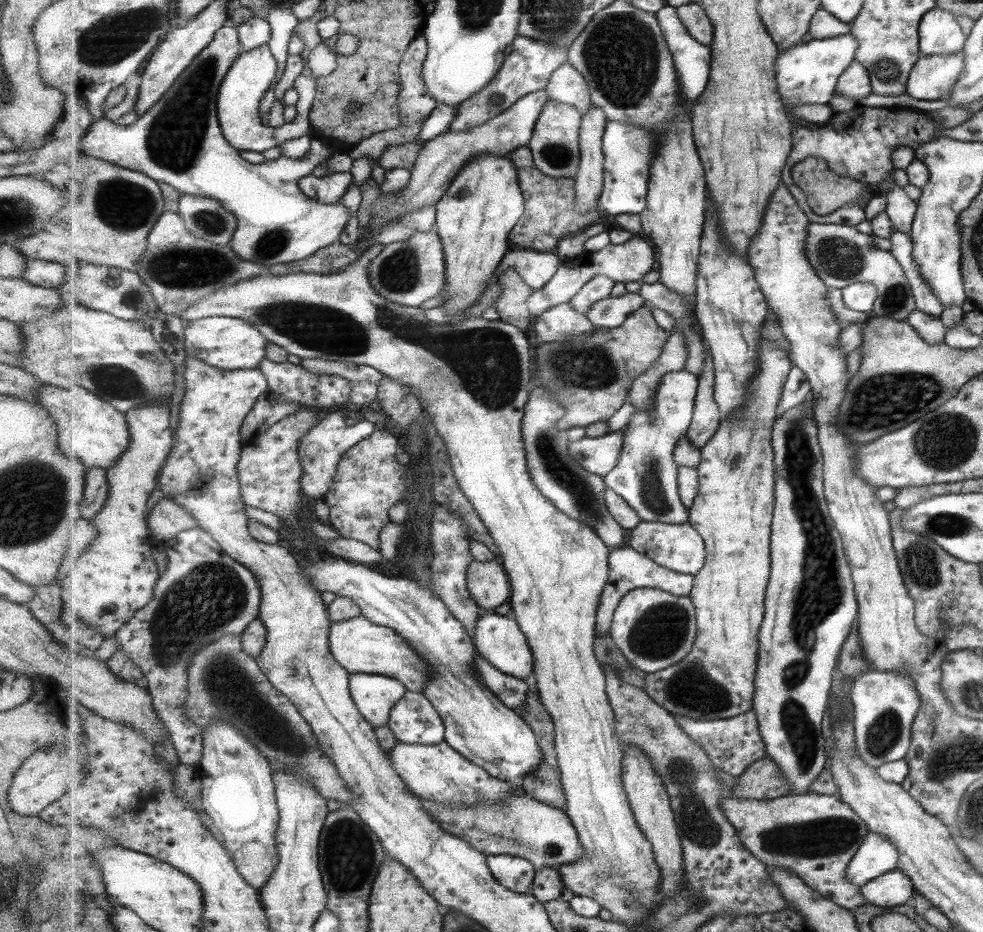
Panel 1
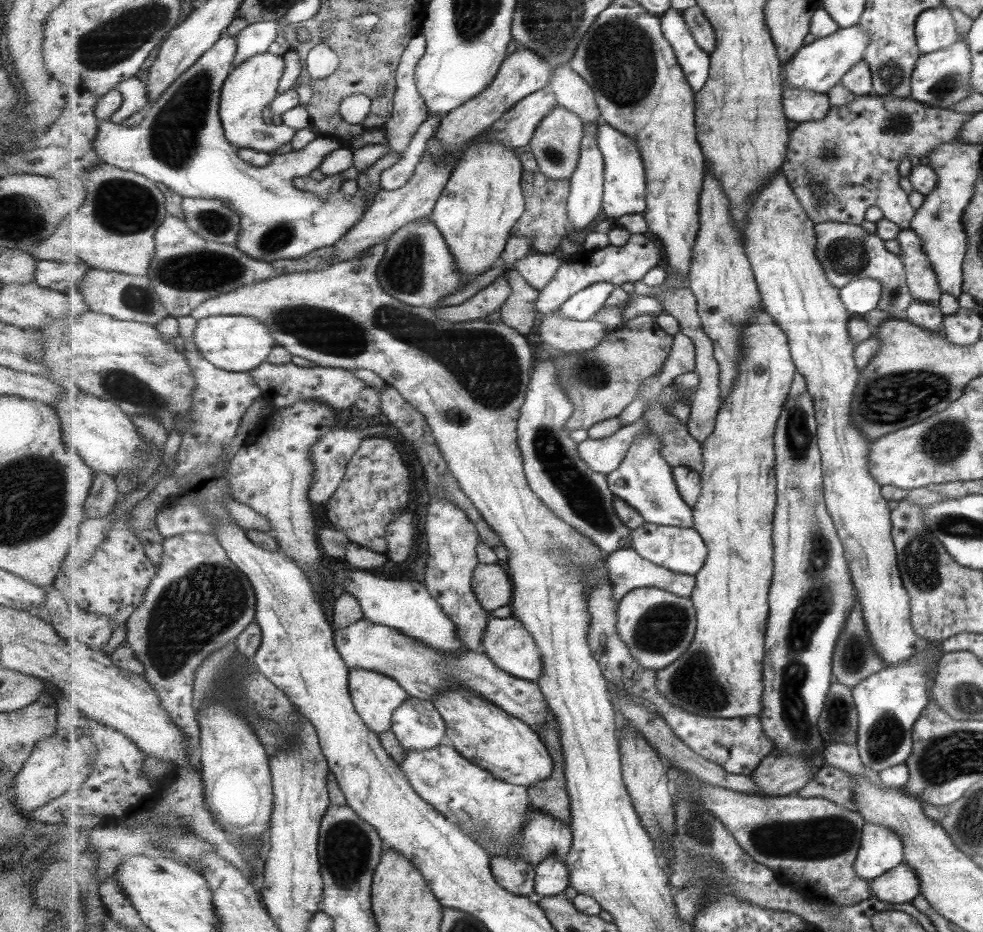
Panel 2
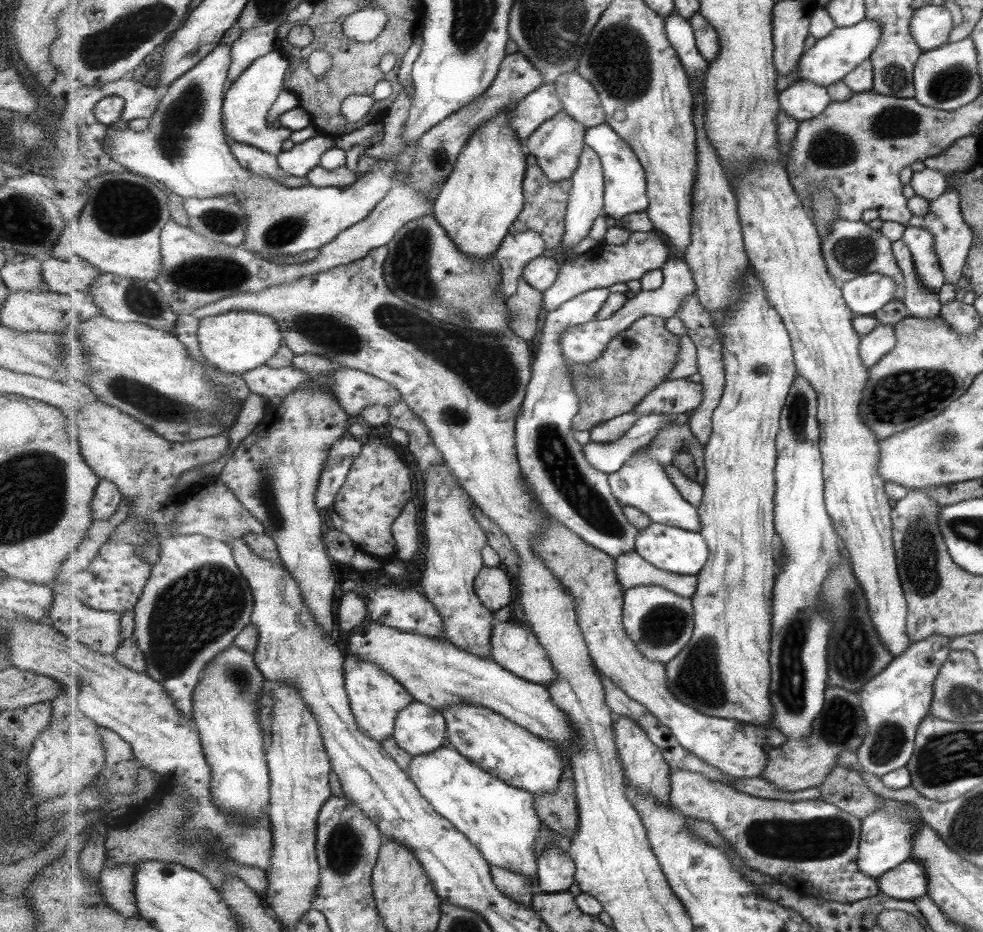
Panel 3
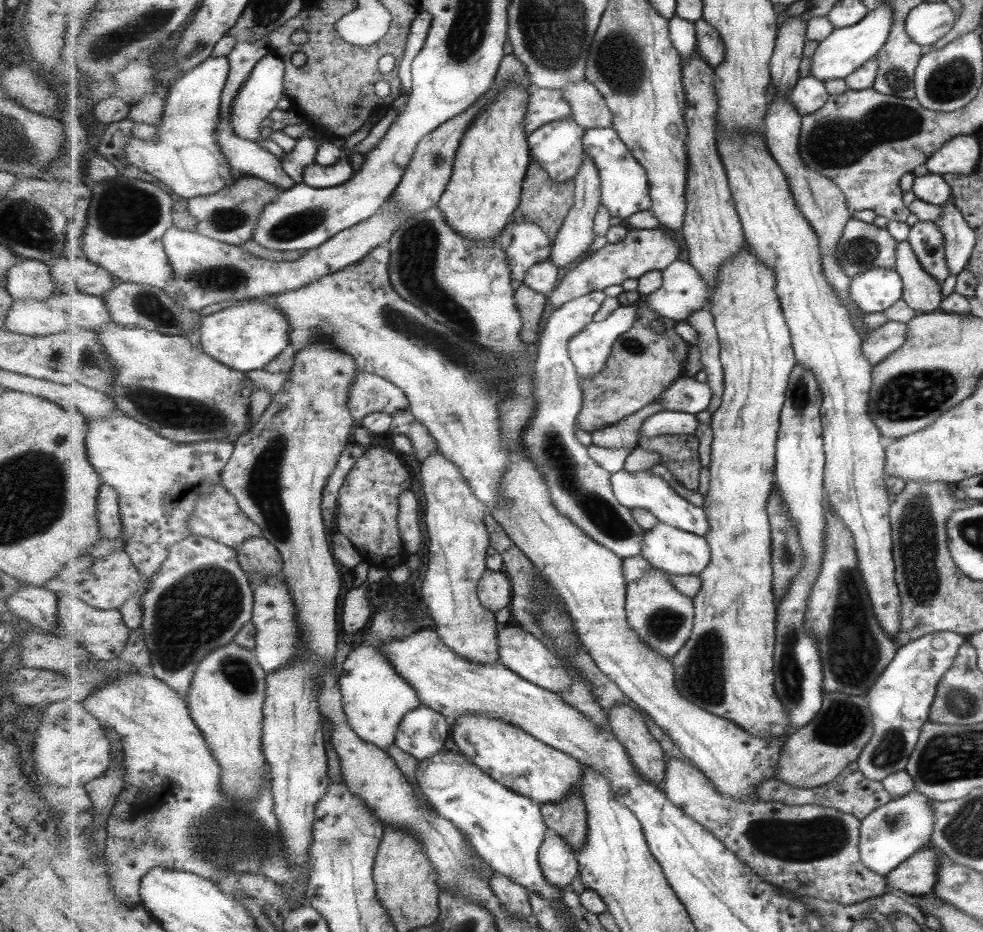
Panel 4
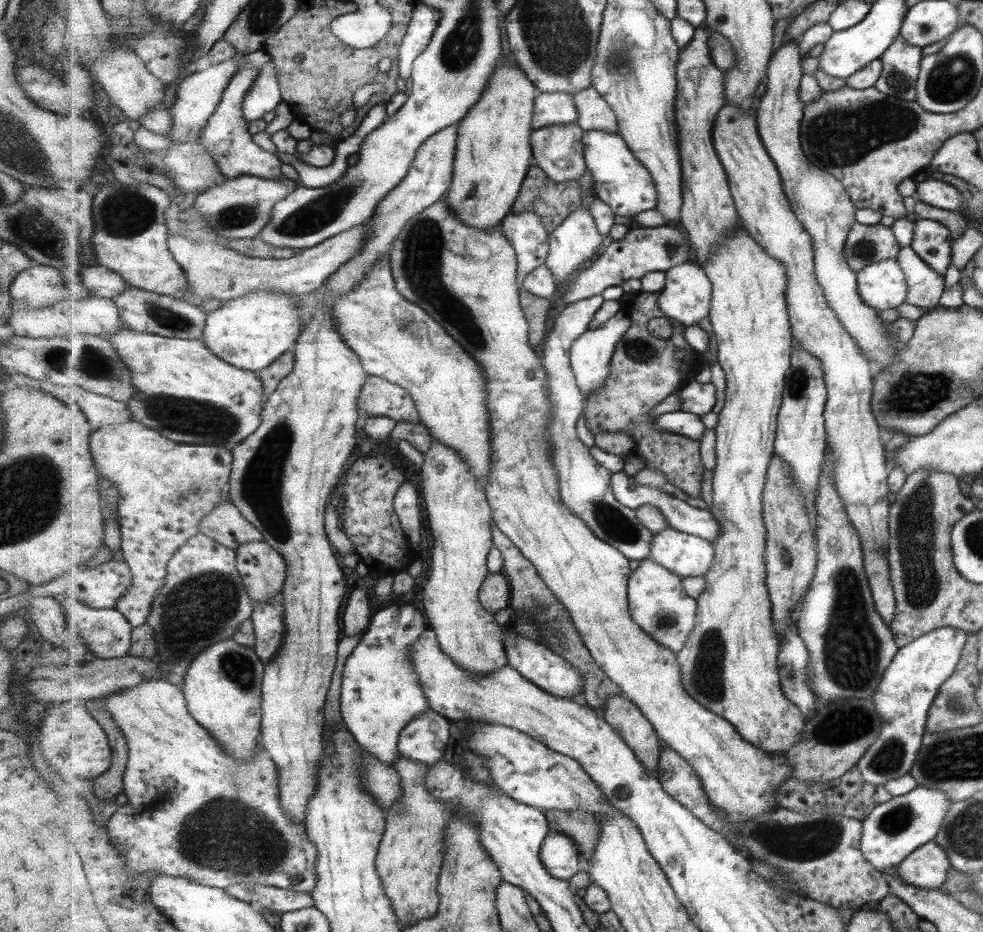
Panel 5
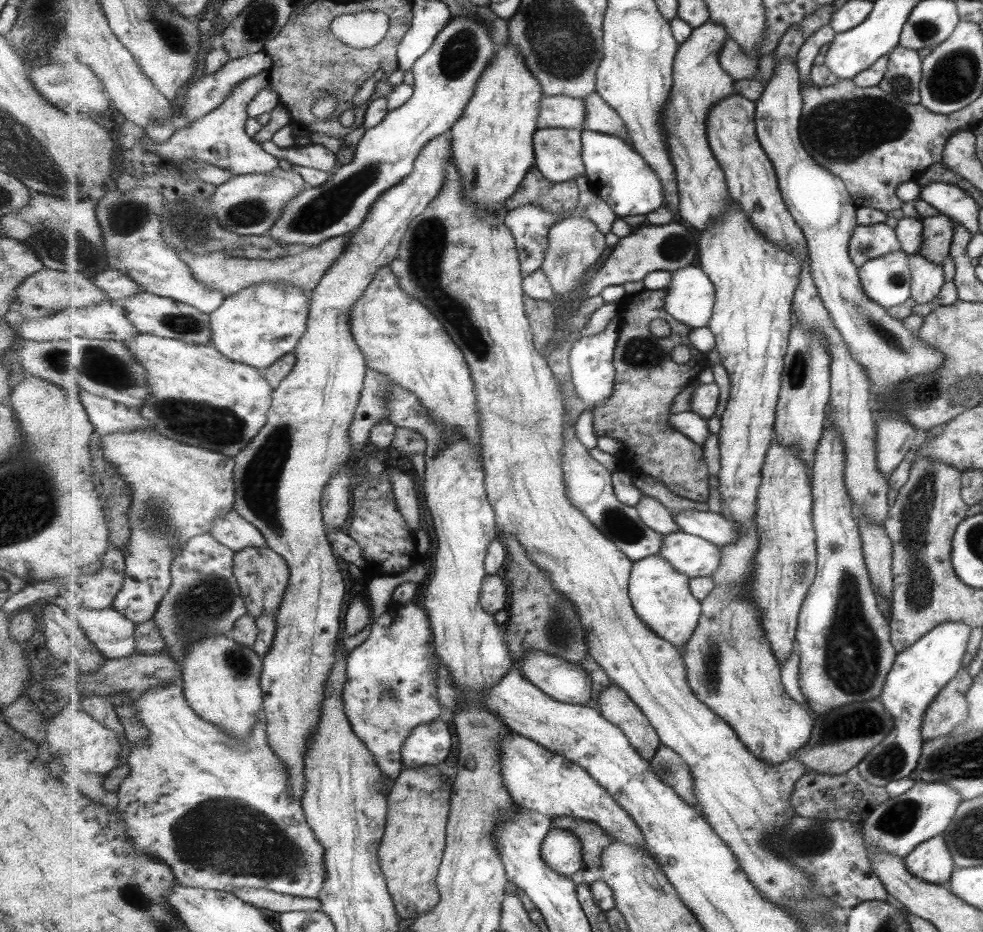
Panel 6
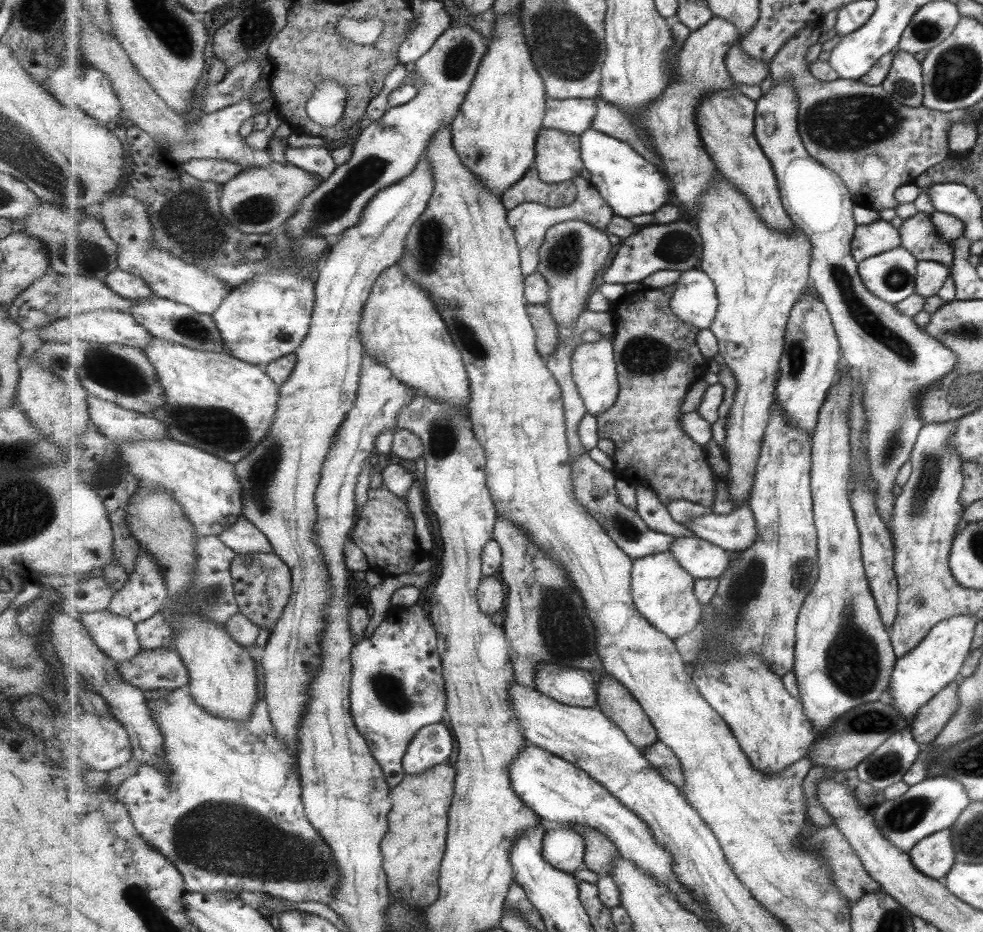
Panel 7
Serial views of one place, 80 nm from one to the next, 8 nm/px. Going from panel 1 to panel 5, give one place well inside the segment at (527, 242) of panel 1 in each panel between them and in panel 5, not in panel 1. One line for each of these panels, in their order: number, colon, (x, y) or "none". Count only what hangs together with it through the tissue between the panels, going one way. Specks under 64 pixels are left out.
2: (547, 221)
3: (546, 206)
4: (548, 203)
5: (554, 202)

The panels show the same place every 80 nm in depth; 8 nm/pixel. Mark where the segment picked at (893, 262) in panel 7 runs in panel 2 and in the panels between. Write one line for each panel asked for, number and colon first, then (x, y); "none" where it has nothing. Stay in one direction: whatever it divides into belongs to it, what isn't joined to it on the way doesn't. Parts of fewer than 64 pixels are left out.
2: (861, 296)
3: (865, 294)
4: (875, 290)
5: (882, 284)
6: (886, 279)

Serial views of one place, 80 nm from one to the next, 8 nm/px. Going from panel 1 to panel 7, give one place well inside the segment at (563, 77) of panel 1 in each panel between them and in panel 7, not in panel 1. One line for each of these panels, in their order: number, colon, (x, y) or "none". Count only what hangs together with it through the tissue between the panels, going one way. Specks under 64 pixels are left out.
2: (573, 92)
3: (580, 99)
4: (590, 110)
5: (595, 113)
6: (601, 117)
7: (611, 120)

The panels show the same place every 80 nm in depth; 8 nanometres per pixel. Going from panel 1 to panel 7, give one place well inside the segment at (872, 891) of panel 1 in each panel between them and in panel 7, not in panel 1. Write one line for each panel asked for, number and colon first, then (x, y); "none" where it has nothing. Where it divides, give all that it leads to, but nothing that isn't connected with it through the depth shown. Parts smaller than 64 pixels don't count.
2: (899, 885)
3: (908, 880)
4: (917, 875)
5: (928, 866)
6: (931, 860)
7: (934, 855)

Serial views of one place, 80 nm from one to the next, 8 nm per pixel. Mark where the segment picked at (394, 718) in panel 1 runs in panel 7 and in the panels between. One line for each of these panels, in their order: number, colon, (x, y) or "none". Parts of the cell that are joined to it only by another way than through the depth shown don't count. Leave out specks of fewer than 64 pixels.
2: (418, 724)
3: (421, 729)
4: (423, 733)
5: (425, 739)
6: (429, 744)
7: (432, 745)

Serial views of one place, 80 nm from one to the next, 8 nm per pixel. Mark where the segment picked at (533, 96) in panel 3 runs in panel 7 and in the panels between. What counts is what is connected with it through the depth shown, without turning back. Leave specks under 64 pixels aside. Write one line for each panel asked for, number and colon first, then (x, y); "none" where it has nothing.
4: (546, 105)
5: (551, 109)
6: (558, 111)
7: (575, 116)

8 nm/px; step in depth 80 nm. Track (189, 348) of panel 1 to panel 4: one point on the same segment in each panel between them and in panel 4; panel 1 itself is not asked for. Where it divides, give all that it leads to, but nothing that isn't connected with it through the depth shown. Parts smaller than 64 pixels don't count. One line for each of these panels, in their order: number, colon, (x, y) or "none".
2: (236, 343)
3: (236, 342)
4: (247, 336)

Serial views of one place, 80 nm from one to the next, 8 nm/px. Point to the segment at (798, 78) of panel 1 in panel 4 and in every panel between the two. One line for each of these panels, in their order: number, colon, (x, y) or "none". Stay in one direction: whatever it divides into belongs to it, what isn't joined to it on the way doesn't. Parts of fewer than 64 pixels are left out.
2: (819, 66)
3: (831, 59)
4: (848, 49)

